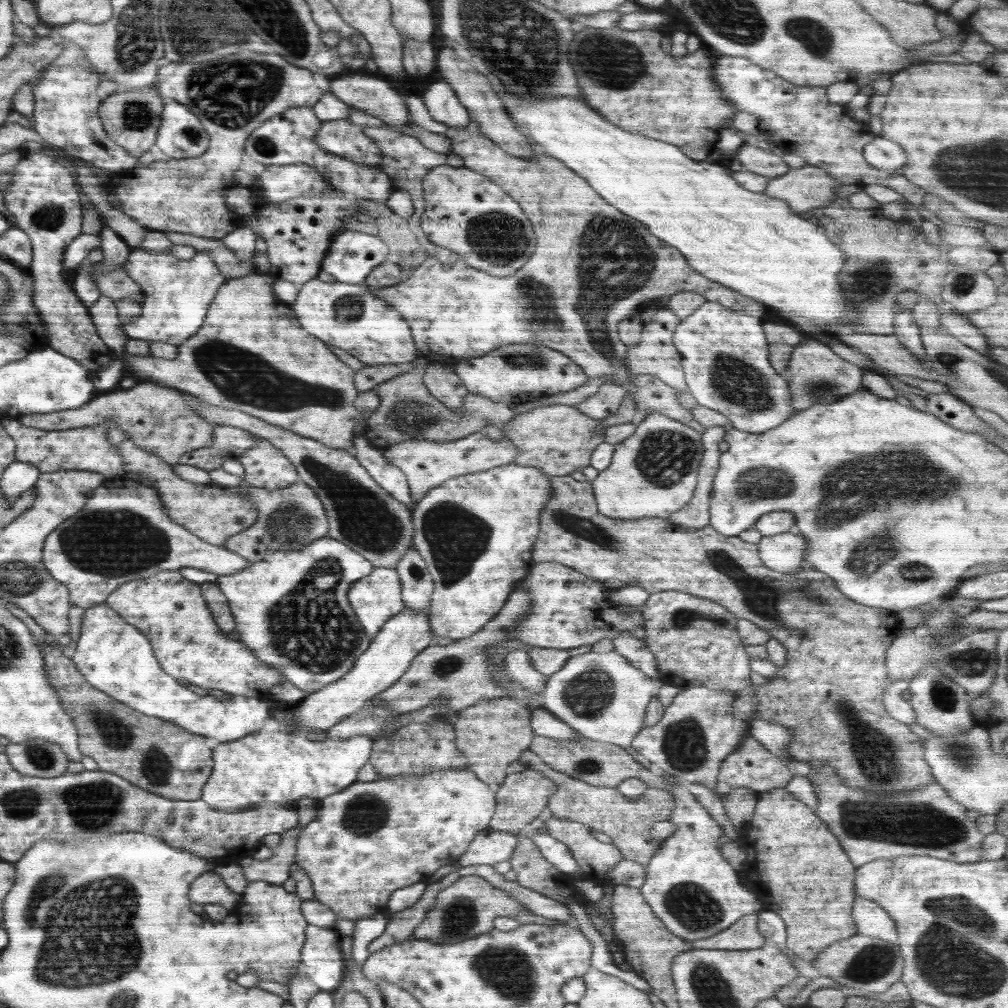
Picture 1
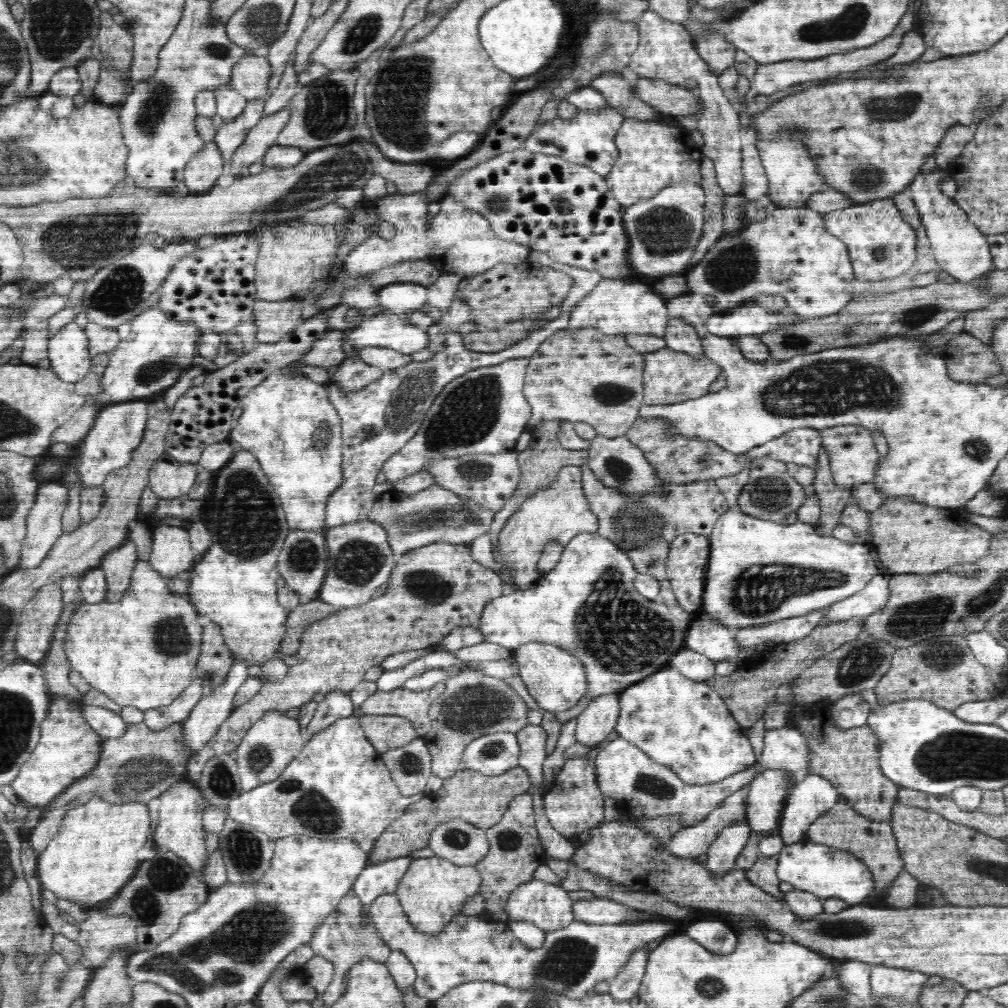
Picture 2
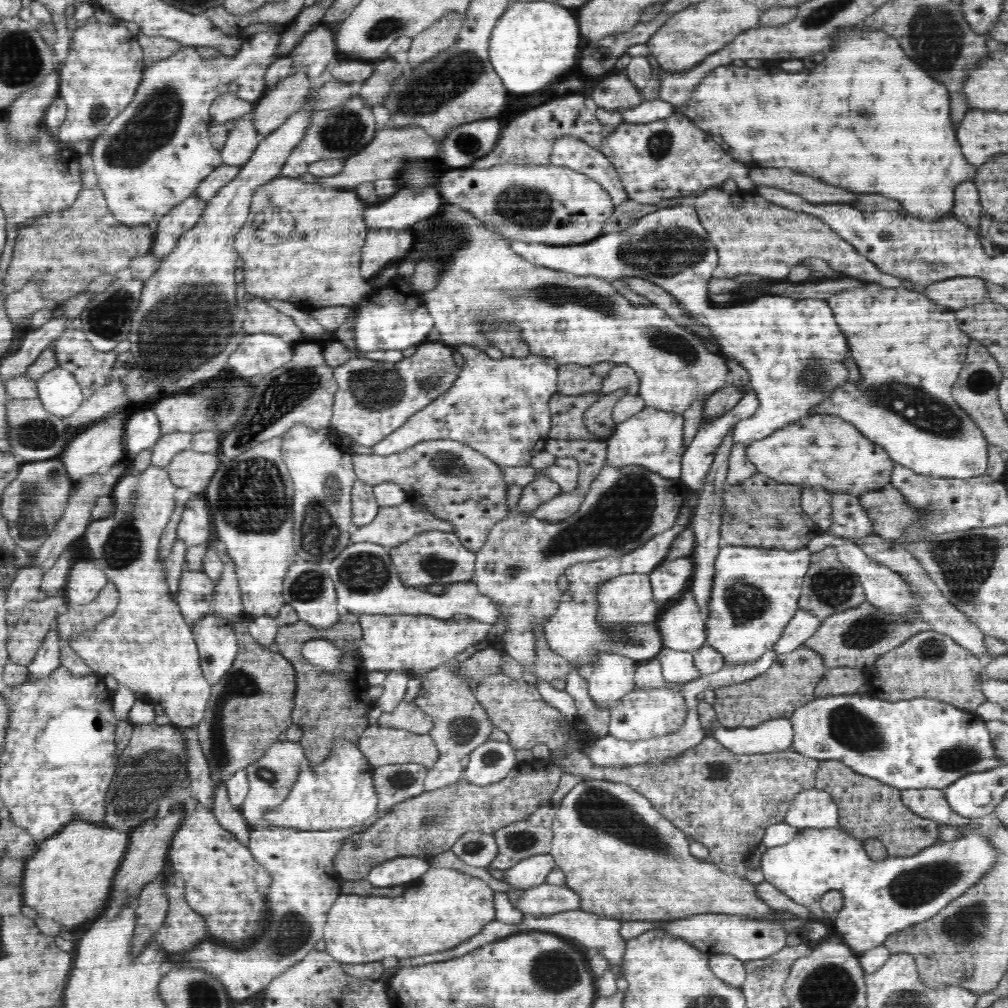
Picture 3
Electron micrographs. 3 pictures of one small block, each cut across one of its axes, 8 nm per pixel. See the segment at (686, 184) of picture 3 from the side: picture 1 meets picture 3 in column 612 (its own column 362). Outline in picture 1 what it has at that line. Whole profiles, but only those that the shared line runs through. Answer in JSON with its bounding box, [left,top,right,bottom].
[313,119,381,166]

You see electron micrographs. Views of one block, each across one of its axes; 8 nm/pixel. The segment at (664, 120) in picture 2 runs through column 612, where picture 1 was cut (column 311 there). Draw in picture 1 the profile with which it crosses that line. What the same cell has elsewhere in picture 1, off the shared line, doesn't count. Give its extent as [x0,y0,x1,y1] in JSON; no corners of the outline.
[115,50,325,239]

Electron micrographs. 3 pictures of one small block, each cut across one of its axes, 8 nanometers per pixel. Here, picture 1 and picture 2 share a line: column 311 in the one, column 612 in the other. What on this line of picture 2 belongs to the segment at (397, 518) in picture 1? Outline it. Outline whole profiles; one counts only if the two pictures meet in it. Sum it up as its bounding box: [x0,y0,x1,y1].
[586,434,671,495]

